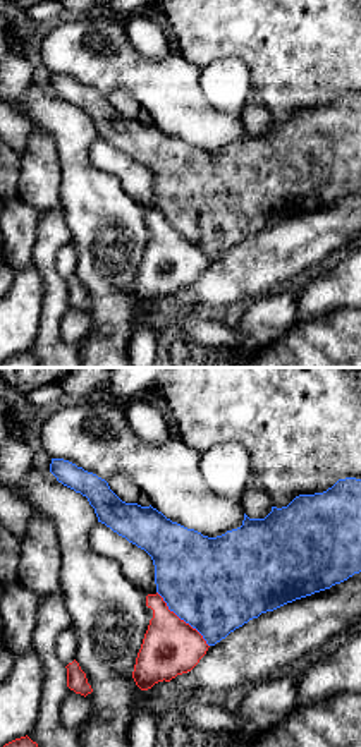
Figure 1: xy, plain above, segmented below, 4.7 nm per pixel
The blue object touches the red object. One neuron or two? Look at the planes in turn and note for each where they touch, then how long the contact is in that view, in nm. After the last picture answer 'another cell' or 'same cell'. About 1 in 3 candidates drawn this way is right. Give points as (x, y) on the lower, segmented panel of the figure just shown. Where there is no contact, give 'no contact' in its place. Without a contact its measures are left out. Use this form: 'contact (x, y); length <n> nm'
contact (183, 619); length 360 nm

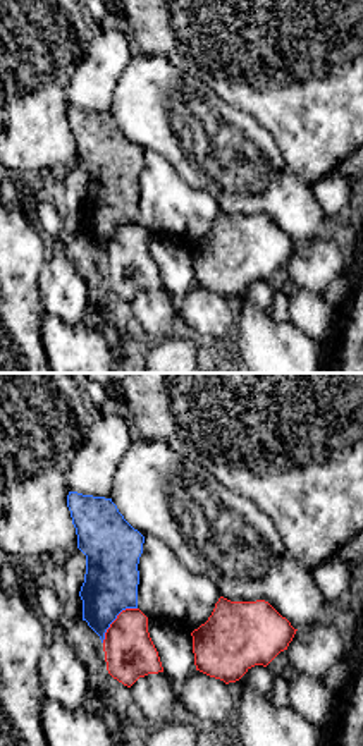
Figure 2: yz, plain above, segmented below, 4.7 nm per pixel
contact (116, 617); length 240 nm

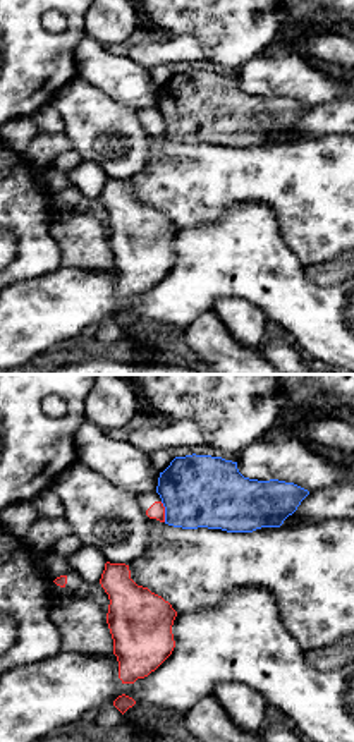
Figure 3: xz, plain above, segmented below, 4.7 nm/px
contact (165, 512); length 100 nm

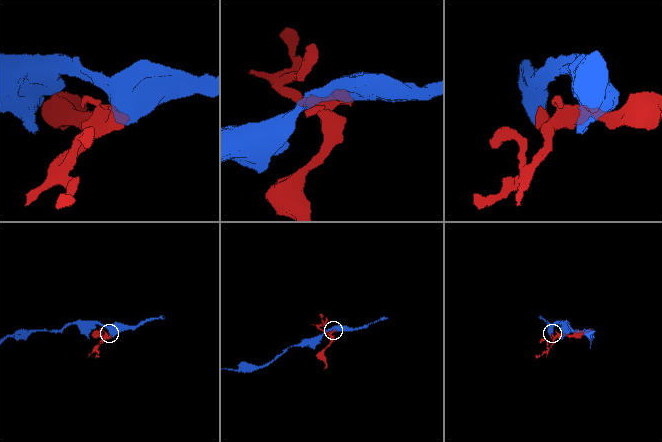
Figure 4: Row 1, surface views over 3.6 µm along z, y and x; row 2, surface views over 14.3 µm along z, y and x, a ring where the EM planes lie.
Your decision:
another cell

